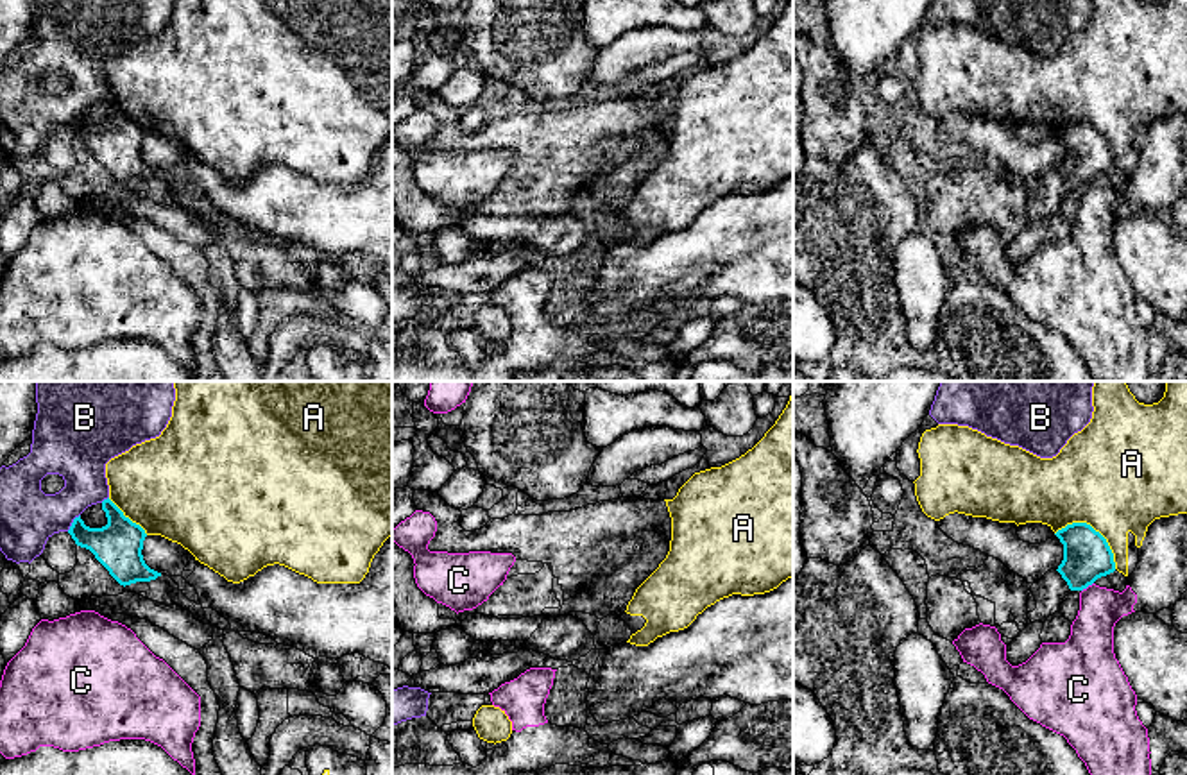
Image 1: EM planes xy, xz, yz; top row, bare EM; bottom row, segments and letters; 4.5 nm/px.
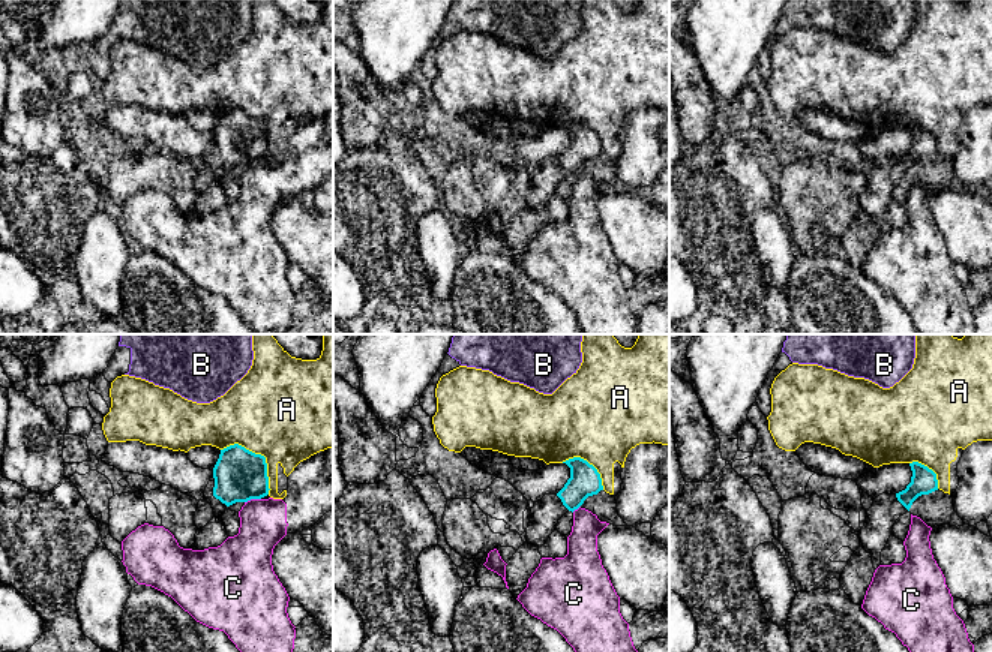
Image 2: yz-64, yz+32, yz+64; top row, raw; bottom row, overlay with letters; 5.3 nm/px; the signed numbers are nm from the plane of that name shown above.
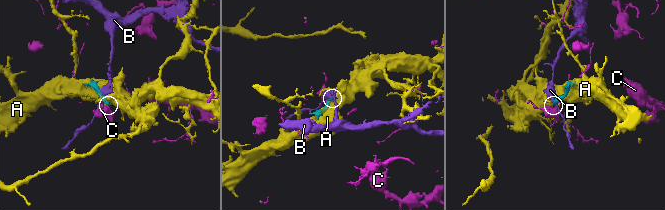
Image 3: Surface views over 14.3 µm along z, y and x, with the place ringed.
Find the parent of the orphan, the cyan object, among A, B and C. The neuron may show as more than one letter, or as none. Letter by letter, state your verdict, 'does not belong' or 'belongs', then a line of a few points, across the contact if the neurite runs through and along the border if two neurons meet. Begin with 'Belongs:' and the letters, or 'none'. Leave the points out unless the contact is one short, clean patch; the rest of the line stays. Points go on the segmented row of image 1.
Belongs: none
A: does not belong
B: does not belong; line xy (79, 514), (67, 530)
C: does not belong; line yz (1093, 582), (1082, 591)

